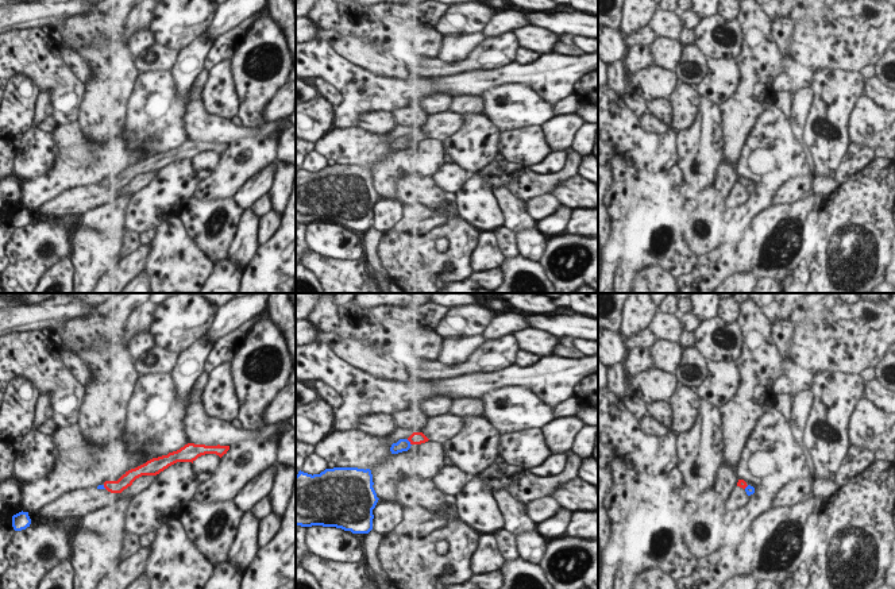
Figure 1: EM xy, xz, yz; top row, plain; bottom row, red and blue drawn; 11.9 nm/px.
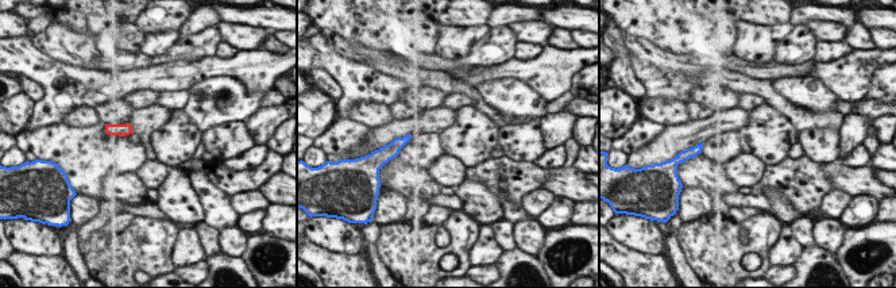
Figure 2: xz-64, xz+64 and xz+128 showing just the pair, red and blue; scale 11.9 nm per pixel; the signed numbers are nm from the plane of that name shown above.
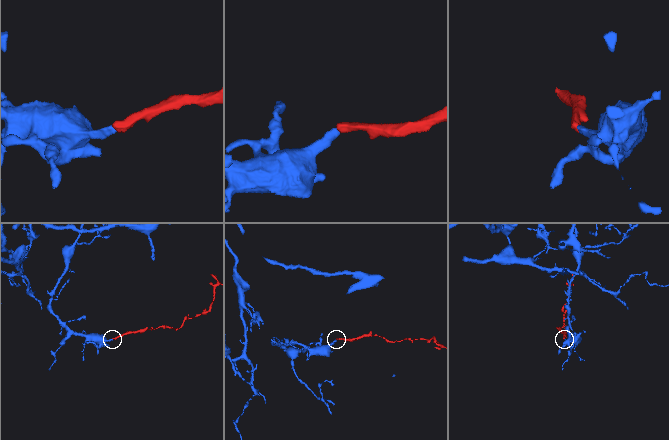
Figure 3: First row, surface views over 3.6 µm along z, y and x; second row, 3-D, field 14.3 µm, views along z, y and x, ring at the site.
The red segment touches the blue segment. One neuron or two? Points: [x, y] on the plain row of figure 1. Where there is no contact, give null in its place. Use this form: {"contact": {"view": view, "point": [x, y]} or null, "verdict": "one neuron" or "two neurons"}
{"contact": {"view": "xz", "point": [409, 138]}, "verdict": "one neuron"}

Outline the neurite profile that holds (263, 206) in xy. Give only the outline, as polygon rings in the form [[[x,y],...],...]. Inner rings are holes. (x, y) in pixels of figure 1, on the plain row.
[[[270,195],[263,196],[262,199],[259,199],[255,205],[252,207],[252,209],[261,216],[263,217],[265,215],[267,215],[269,212],[271,212],[274,209],[273,205],[273,199]]]

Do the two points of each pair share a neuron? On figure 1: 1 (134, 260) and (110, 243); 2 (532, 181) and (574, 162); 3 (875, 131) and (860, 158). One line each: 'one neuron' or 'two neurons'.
1: two neurons
2: one neuron
3: two neurons

